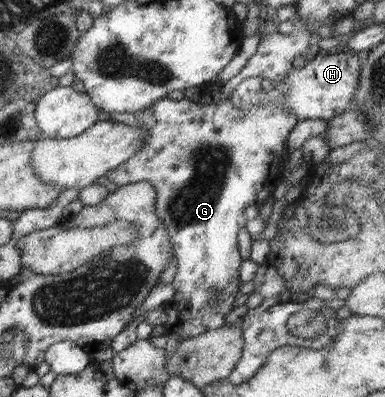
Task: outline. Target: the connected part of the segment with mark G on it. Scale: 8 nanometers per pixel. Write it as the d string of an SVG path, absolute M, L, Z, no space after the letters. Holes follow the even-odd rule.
M296 26L293 33L266 34L261 37L255 54L249 58L246 65L231 80L217 84L213 88L211 98L199 98L198 101L163 99L154 102L149 108L139 112L123 112L111 114L110 121L131 127L145 129L145 144L137 149L135 156L123 162L118 168L106 175L107 182L113 182L119 187L138 182L152 184L157 194L155 213L167 227L169 236L174 244L174 256L177 263L177 274L172 286L175 289L174 297L164 306L170 315L164 325L167 332L177 333L184 340L189 337L199 336L201 333L224 327L229 324L225 315L233 307L233 303L240 294L239 268L244 261L239 255L237 236L239 230L246 224L243 210L252 205L263 206L274 193L276 188L285 180L287 174L286 155L288 146L286 141L293 128L297 125L298 118L289 115L284 108L274 104L260 104L248 111L237 108L231 104L230 96L235 87L246 78L262 76L263 78L280 83L284 76L293 69L293 58L304 56L308 59L317 50L316 31L311 27ZM220 294L220 304L211 305L212 296Z

